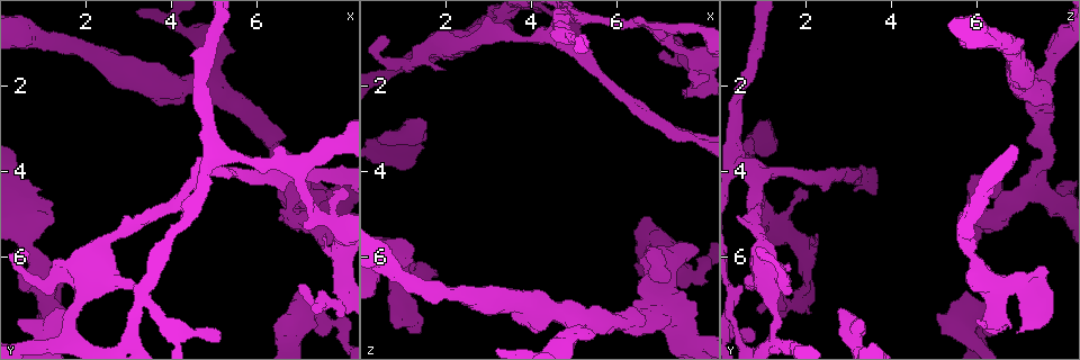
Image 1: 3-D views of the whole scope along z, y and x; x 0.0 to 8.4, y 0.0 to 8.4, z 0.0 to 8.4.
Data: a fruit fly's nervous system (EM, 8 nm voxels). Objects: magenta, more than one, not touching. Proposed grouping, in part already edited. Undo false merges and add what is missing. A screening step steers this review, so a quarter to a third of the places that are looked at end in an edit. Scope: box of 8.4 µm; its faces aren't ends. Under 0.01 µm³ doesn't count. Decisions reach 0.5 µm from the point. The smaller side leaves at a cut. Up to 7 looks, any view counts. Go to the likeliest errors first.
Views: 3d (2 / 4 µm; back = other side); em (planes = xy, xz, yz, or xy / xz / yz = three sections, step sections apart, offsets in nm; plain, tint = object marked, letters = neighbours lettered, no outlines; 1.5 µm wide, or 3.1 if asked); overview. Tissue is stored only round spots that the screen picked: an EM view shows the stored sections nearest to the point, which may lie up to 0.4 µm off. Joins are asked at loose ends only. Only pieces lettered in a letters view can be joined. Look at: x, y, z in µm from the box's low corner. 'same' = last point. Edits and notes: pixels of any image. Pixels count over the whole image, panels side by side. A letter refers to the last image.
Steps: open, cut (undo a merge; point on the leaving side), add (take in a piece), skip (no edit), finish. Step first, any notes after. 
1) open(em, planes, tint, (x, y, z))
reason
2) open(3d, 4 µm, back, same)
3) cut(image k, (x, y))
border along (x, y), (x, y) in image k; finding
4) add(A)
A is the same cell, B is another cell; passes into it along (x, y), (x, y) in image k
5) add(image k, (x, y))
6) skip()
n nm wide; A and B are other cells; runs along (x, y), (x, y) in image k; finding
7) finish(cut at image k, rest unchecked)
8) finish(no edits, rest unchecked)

open(em, yz, step 4, tint, (7.65, 5.05, 1.20))
arms part here

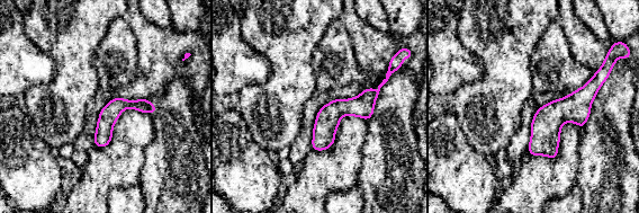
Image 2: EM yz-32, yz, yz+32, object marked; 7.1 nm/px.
open(em, yz, step 4, letters, same)
see the neighbours

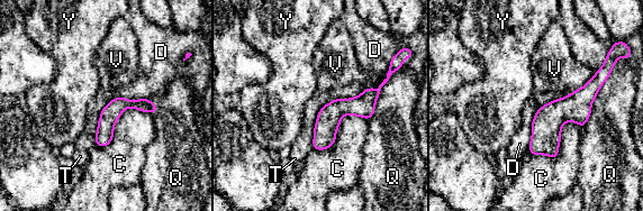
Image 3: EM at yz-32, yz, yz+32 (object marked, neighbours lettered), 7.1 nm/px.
skip()
C, D, Q, T, V and Y are other cells; runs along (596, 78), (595, 84), (533, 150) in image 3; all the same neuron

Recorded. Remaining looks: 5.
open(em, xz, step 4, tint, (6.80, 4.80, 6.80))
sharp bend

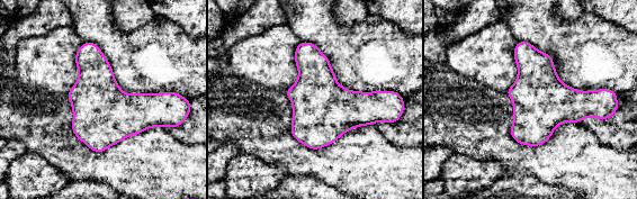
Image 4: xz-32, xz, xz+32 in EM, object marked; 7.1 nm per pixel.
open(em, planes, letters, same)
cut it another way

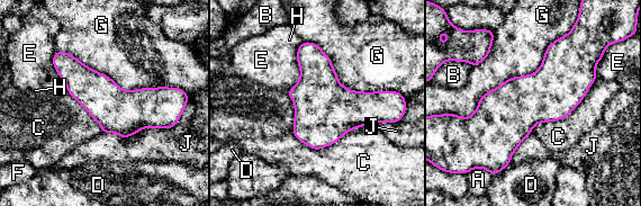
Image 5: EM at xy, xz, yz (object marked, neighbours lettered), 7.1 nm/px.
skip()
320 nm wide; A, B, C, D, E, F, G, H and J are other cells; runs along (55, 59), (105, 100), (169, 95) in image 5; all the same neuron

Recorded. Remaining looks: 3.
open(3d, 4 µm, (0.55, 5.50, 5.70))
thick turns thin

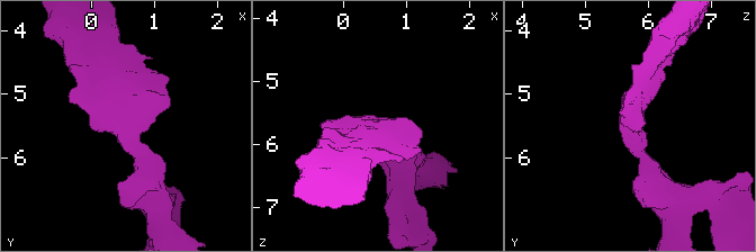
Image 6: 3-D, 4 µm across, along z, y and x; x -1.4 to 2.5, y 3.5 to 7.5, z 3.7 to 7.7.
open(em, planes, letters, (0.60, 5.50, 5.70))
3 arms; arms of 280, 380, 420 nm; now the EM

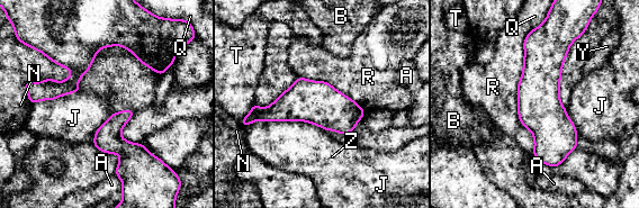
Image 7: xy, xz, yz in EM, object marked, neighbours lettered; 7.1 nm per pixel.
skip()
320 nm wide; A, B, J, N, Q, R, T, Y and Z are other cells; border along (529, 30), (518, 118), (532, 152) in image 7; one neuron here

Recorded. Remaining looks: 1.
finish(no edits, rest unchecked)

